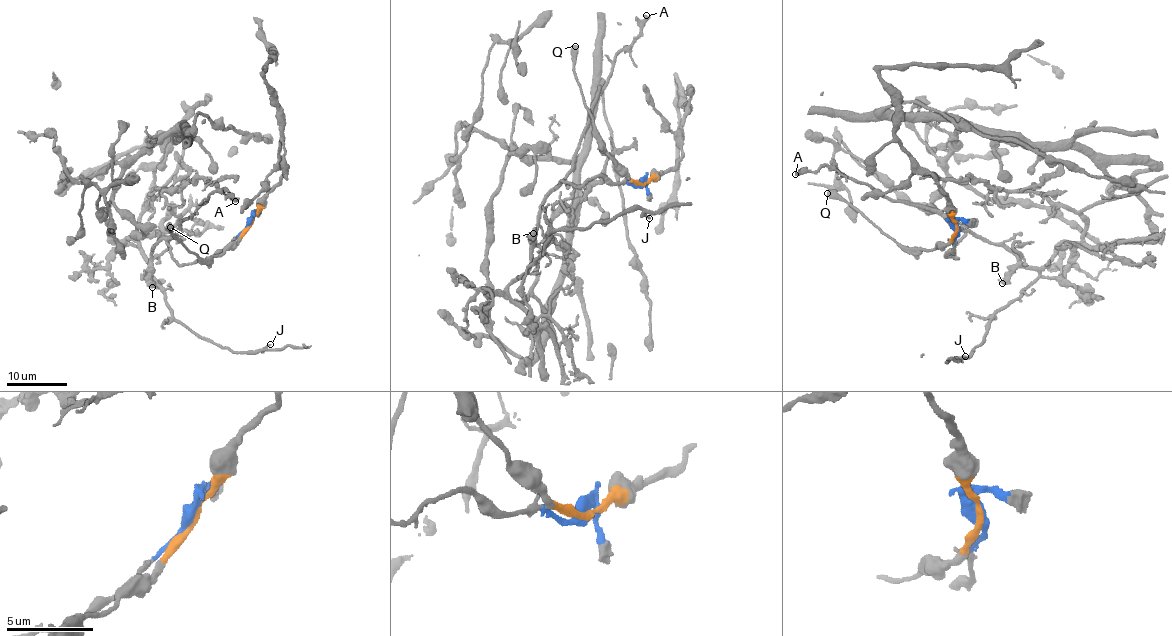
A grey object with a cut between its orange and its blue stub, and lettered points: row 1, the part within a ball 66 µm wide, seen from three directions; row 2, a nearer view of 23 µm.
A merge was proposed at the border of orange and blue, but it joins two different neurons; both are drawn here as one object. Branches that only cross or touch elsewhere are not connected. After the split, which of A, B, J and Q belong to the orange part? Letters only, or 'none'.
Q

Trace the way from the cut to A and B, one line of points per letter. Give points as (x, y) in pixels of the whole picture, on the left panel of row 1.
A: (250, 221), (209, 259), (180, 265), (172, 254), (166, 242), (213, 192), (226, 190), (236, 201)
B: (250, 221), (209, 259), (189, 264), (180, 265), (163, 238), (153, 248), (150, 282), (152, 287)

